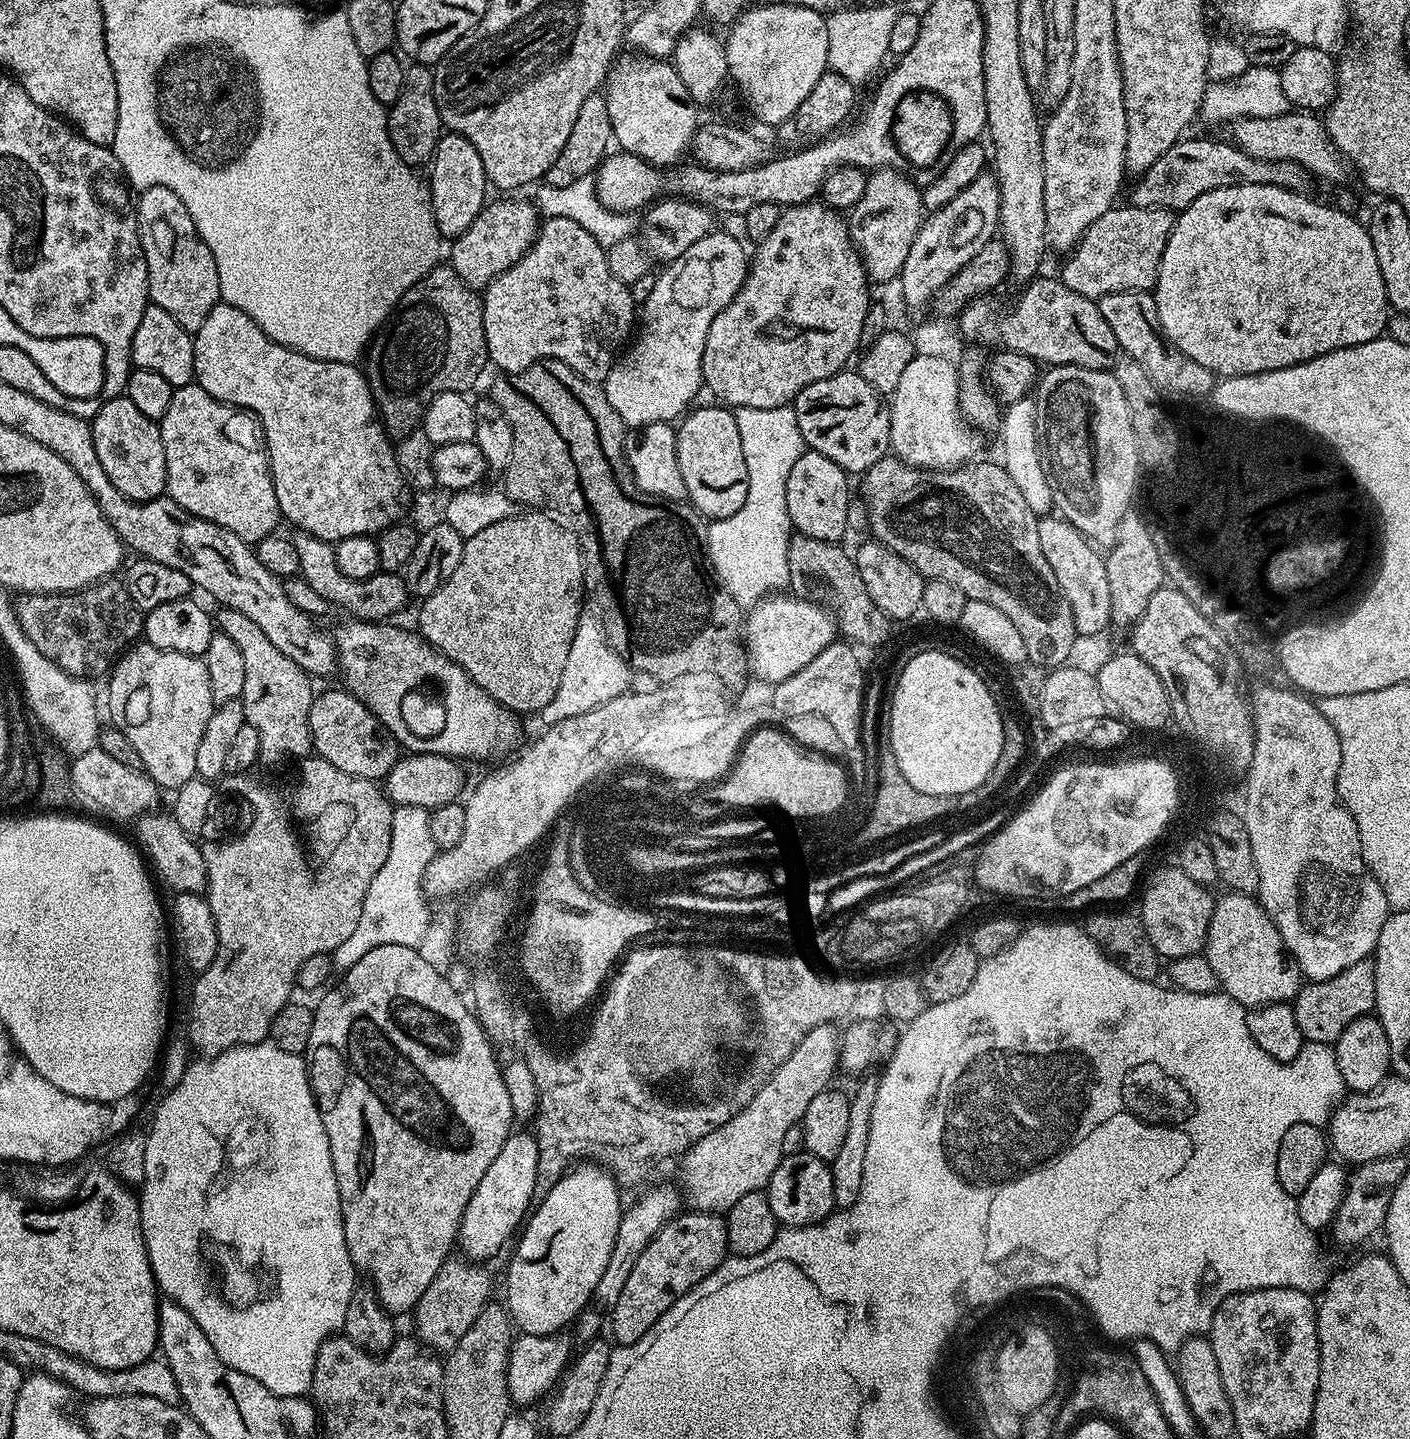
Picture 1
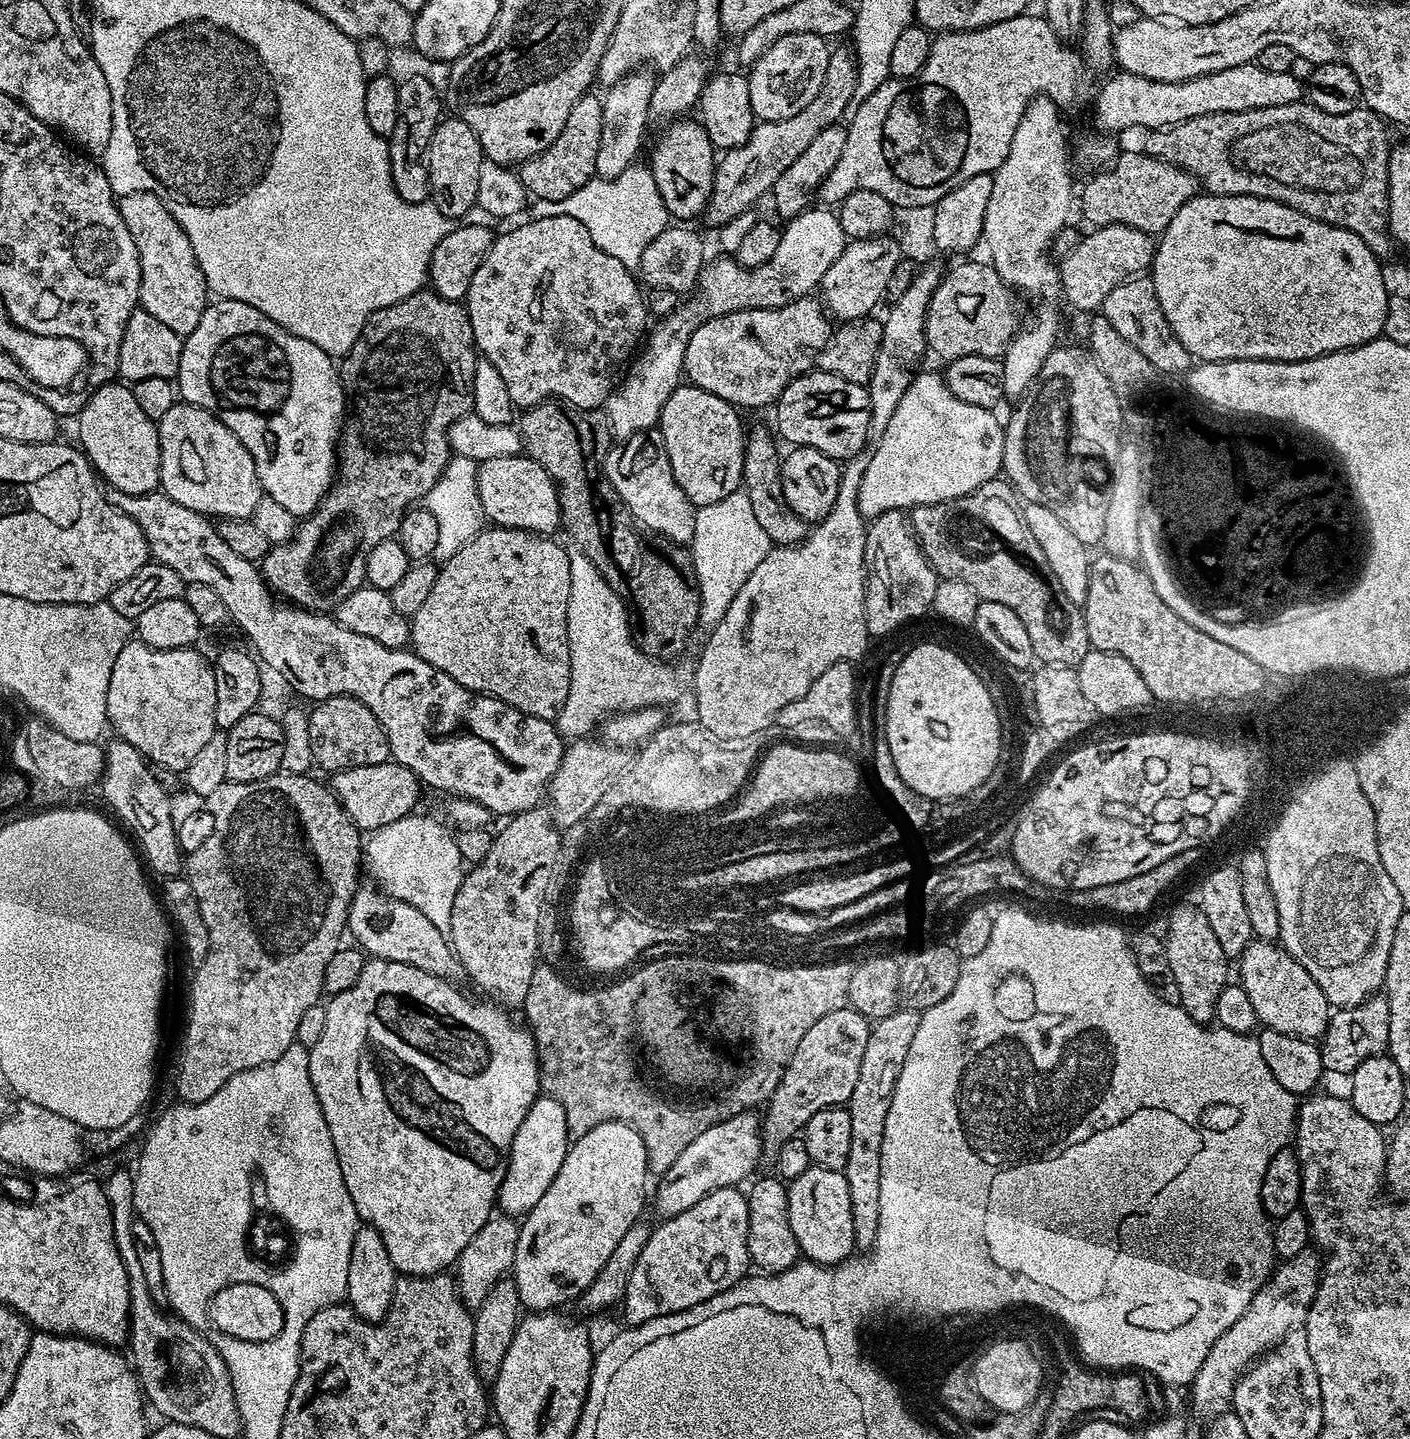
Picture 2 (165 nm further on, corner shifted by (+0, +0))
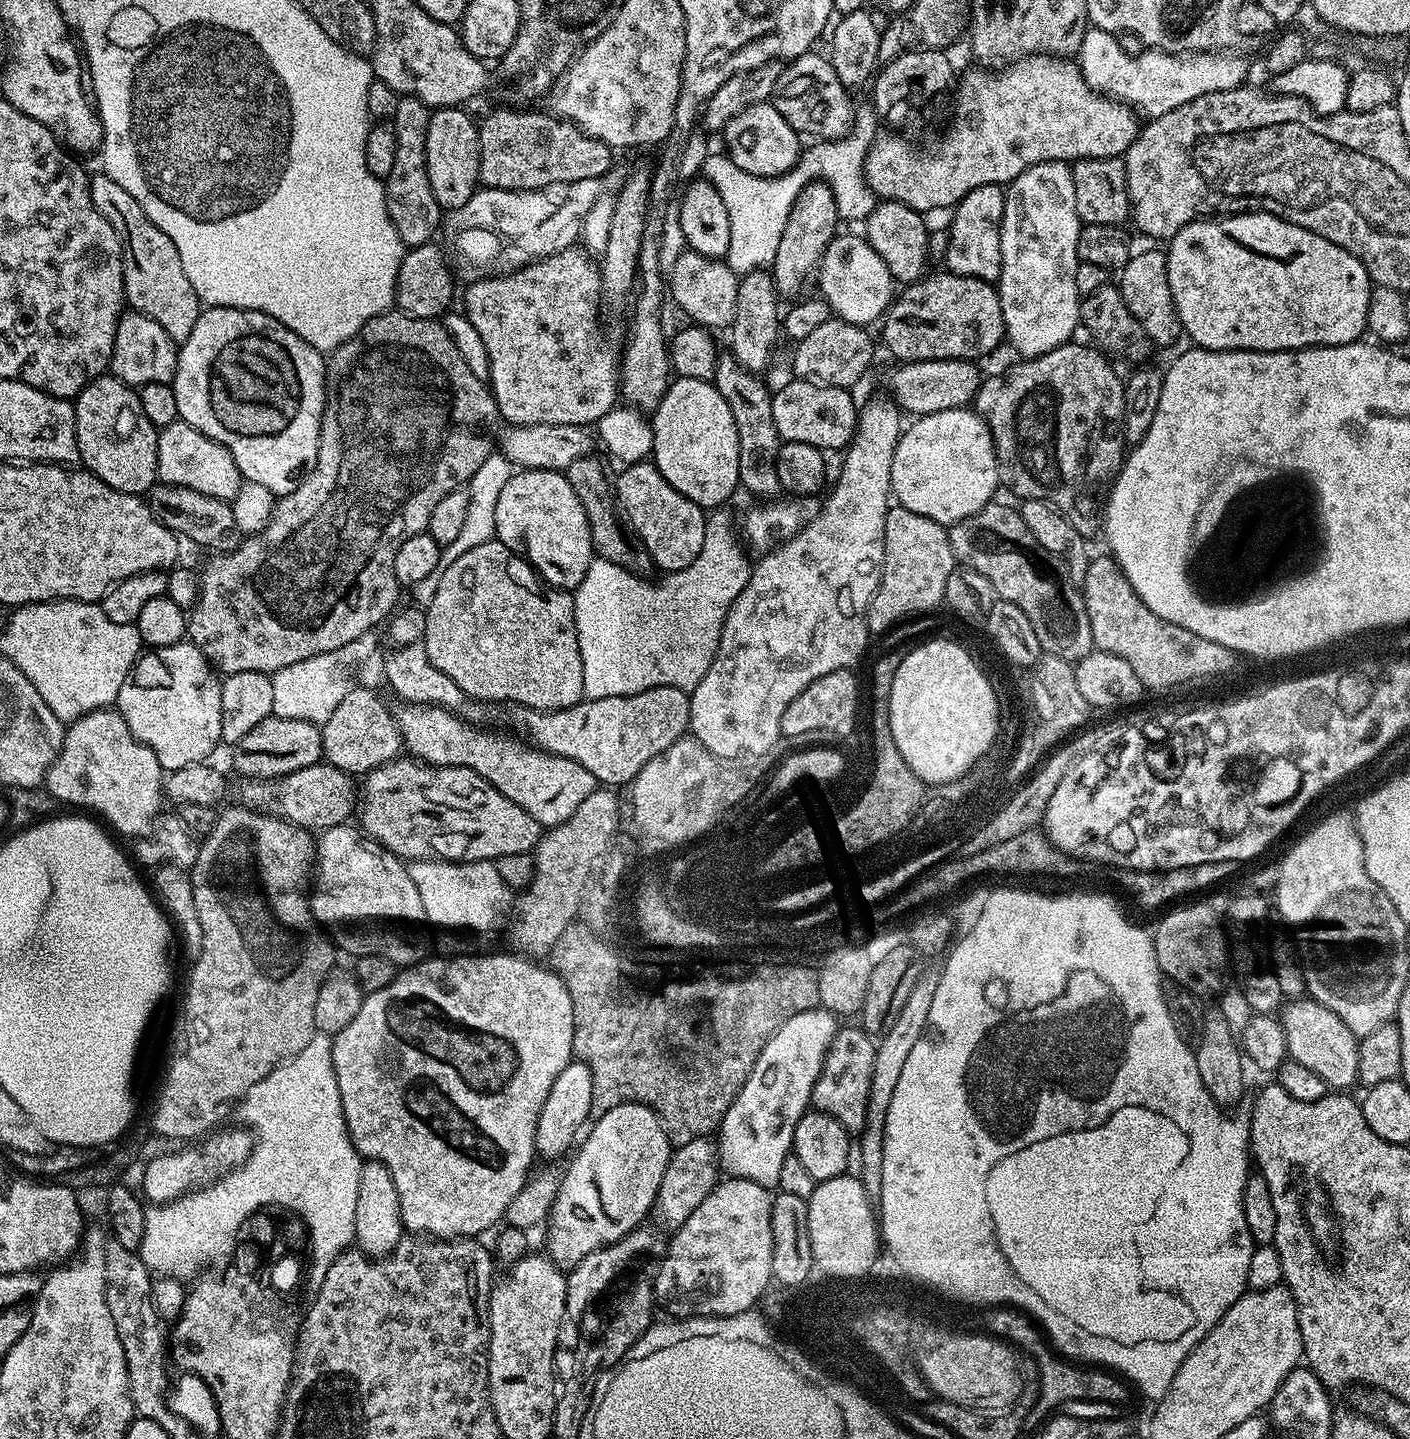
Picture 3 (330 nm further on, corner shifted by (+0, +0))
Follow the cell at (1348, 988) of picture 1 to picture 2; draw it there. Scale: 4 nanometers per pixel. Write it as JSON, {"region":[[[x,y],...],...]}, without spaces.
{"region":[[[1387,995],[1368,997],[1357,1008],[1337,1008],[1328,1017],[1328,1025],[1319,1041],[1320,1057],[1325,1073],[1337,1072],[1347,1077],[1371,1056],[1381,1055],[1390,1038],[1390,1006]]]}

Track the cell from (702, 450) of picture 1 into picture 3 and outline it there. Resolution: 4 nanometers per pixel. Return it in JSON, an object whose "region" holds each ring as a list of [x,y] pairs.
{"region":[[[681,376],[673,379],[669,383],[668,388],[664,392],[664,396],[660,400],[660,405],[655,408],[654,415],[651,417],[652,426],[652,455],[656,469],[662,474],[662,478],[666,478],[666,482],[670,482],[670,486],[674,486],[674,490],[678,490],[678,494],[682,494],[686,498],[690,498],[690,502],[694,502],[705,510],[716,510],[731,498],[740,488],[740,475],[738,474],[738,426],[734,426],[734,414],[730,414],[730,406],[726,406],[726,398],[722,398],[722,394],[718,394],[715,383],[712,380],[699,380],[698,378],[686,378]]]}

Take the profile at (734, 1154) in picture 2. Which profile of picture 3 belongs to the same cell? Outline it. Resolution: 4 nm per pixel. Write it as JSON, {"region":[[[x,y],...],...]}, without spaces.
{"region":[[[823,1006],[794,1014],[792,1018],[769,1038],[762,1054],[758,1054],[758,1062],[750,1070],[742,1090],[734,1098],[730,1110],[720,1120],[716,1155],[718,1163],[729,1177],[738,1180],[753,1180],[758,1186],[769,1190],[779,1189],[782,1162],[792,1152],[792,1139],[798,1122],[809,1111],[812,1103],[814,1082],[818,1082],[818,1074],[824,1065],[824,1059],[832,1039],[838,1031],[838,1020],[833,1013]]]}

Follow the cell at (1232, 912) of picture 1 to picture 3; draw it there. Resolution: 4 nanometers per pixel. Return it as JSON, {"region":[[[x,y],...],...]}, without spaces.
{"region":[[[1292,998],[1283,1005],[1278,1019],[1284,1027],[1290,1059],[1302,1062],[1302,1066],[1318,1074],[1329,1089],[1348,1090],[1351,1084],[1357,1083],[1360,1057],[1358,1037],[1352,1033],[1350,1026],[1346,1026],[1346,1022],[1342,1022],[1342,1018],[1338,1018],[1338,1014],[1334,1014],[1334,1010],[1311,998]]]}

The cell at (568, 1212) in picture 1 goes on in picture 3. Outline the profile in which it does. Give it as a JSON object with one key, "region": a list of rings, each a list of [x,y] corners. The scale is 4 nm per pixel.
{"region":[[[645,1104],[614,1106],[614,1110],[606,1110],[606,1114],[595,1117],[587,1132],[575,1149],[576,1157],[569,1162],[564,1176],[562,1172],[559,1177],[560,1185],[546,1221],[546,1255],[562,1270],[575,1268],[578,1262],[582,1262],[582,1258],[586,1258],[586,1254],[594,1254],[594,1250],[618,1242],[645,1223],[656,1201],[658,1186],[662,1186],[662,1174],[666,1174],[666,1166],[674,1151],[674,1145],[664,1132],[658,1114]]]}

